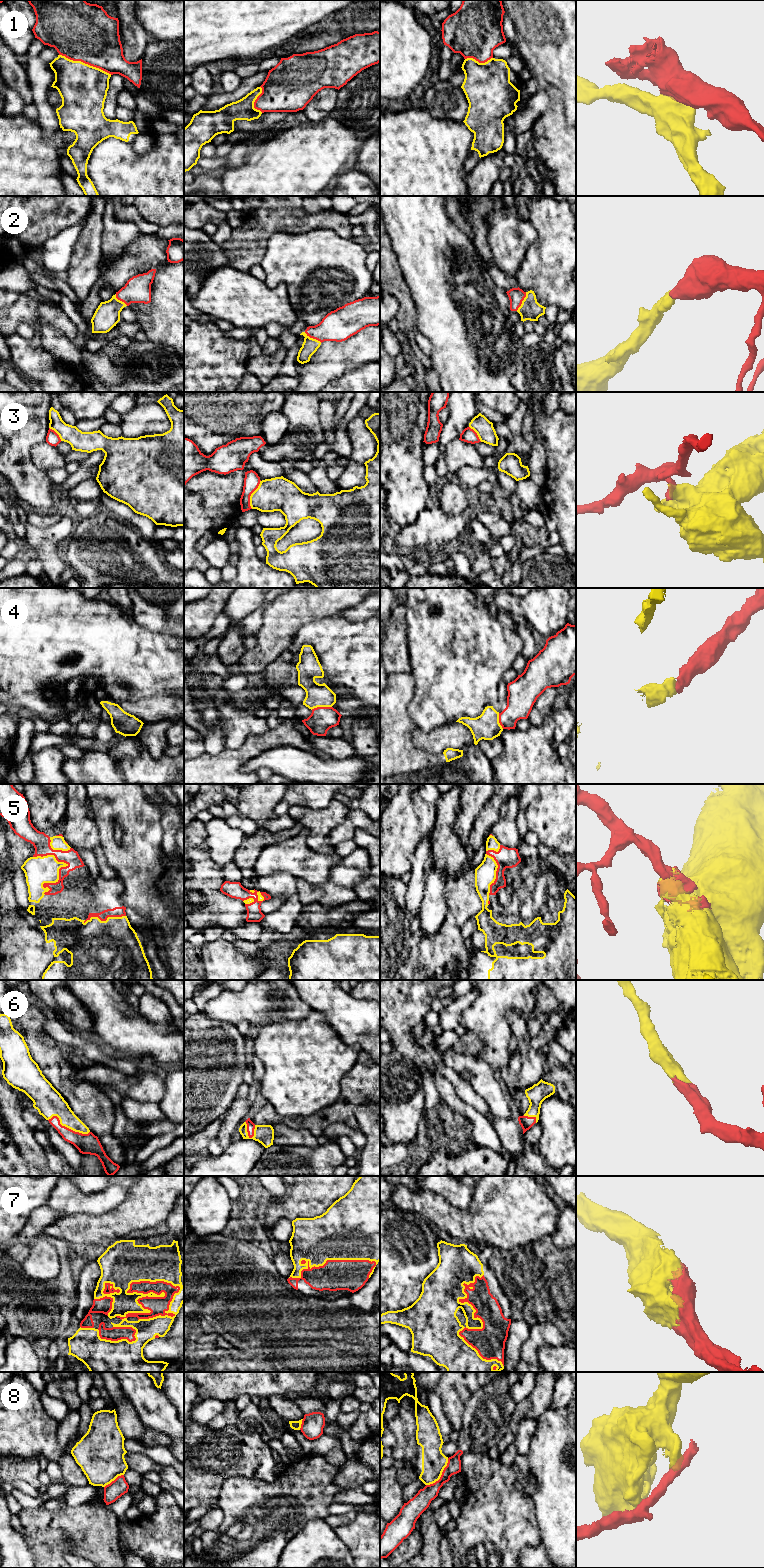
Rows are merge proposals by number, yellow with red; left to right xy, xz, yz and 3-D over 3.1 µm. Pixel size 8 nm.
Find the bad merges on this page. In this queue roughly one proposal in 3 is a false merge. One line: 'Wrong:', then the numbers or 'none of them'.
Wrong: 1, 3, 8

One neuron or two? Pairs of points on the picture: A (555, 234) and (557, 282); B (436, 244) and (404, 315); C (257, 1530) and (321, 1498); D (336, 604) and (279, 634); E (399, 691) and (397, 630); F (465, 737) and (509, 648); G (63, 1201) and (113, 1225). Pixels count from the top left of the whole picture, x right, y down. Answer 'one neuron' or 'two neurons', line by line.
A: one neuron
B: two neurons
C: one neuron
D: one neuron
E: two neurons
F: two neurons
G: two neurons

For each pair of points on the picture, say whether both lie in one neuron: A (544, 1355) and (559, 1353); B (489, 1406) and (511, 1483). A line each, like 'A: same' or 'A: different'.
A: same
B: different

